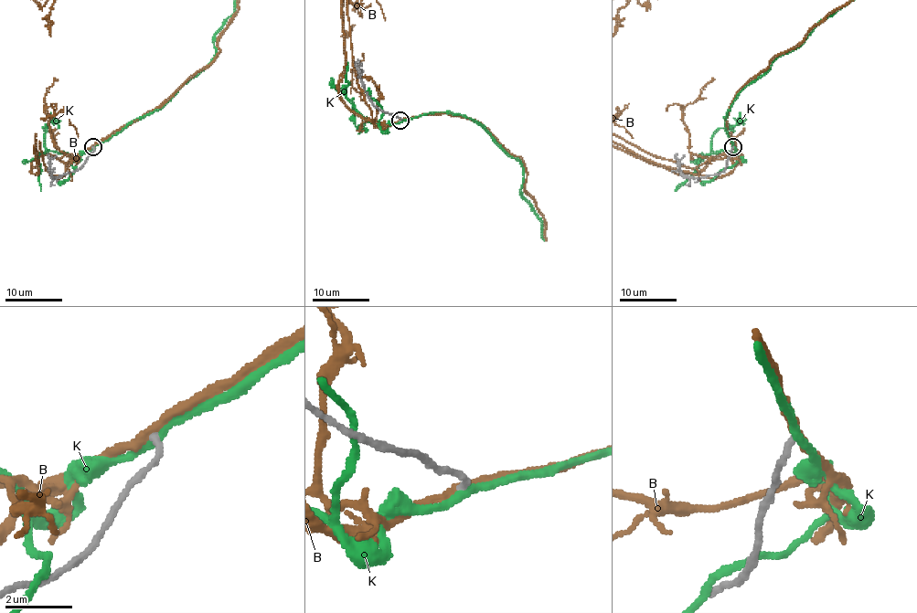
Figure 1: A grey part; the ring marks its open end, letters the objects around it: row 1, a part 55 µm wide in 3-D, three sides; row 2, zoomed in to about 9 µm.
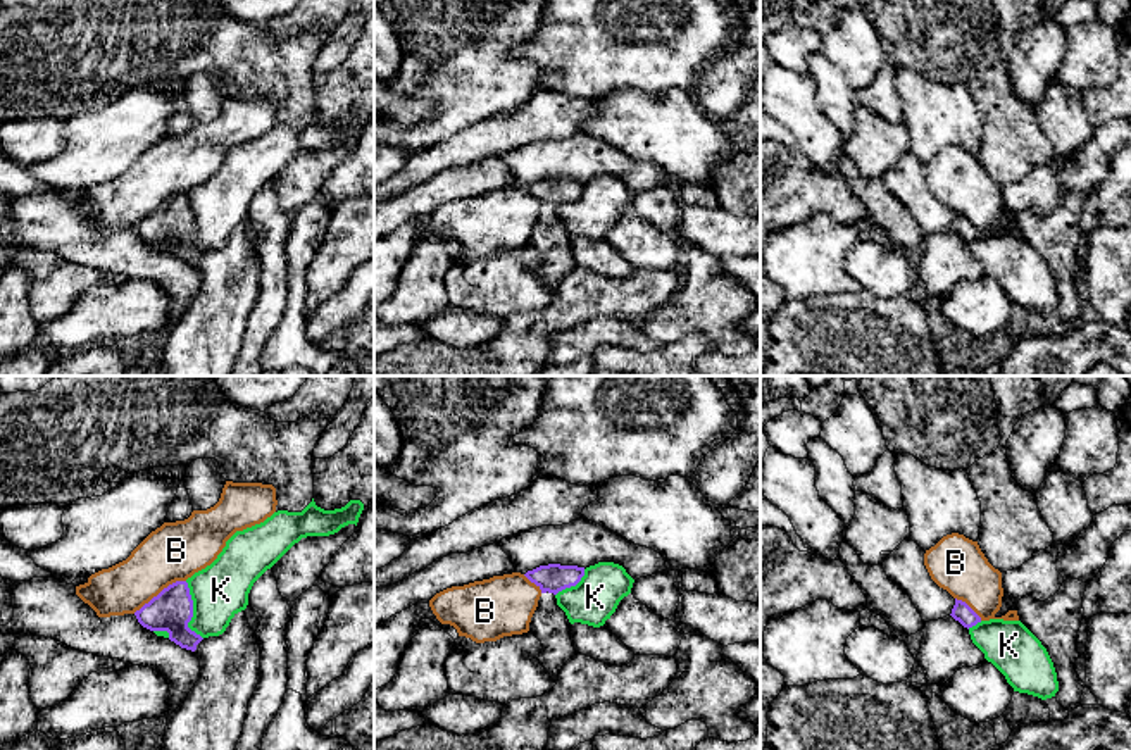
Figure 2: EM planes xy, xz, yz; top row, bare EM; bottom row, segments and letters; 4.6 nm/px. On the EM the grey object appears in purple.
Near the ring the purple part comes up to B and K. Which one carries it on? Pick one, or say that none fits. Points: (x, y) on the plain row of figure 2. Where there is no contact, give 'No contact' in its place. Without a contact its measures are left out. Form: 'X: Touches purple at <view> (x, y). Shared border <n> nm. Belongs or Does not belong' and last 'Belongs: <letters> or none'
B: Touches purple at xy (161, 206). Shared border 300 nm. Does not belong
K: Touches purple at xy (192, 224). Shared border 280 nm. Does not belong
Belongs: none

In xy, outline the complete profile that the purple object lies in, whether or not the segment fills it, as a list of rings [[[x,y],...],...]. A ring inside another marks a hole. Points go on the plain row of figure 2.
[[[176,195],[134,226],[138,236],[150,245],[167,245],[169,253],[181,262],[197,264],[203,253],[188,241],[193,231],[193,214],[186,195]]]

